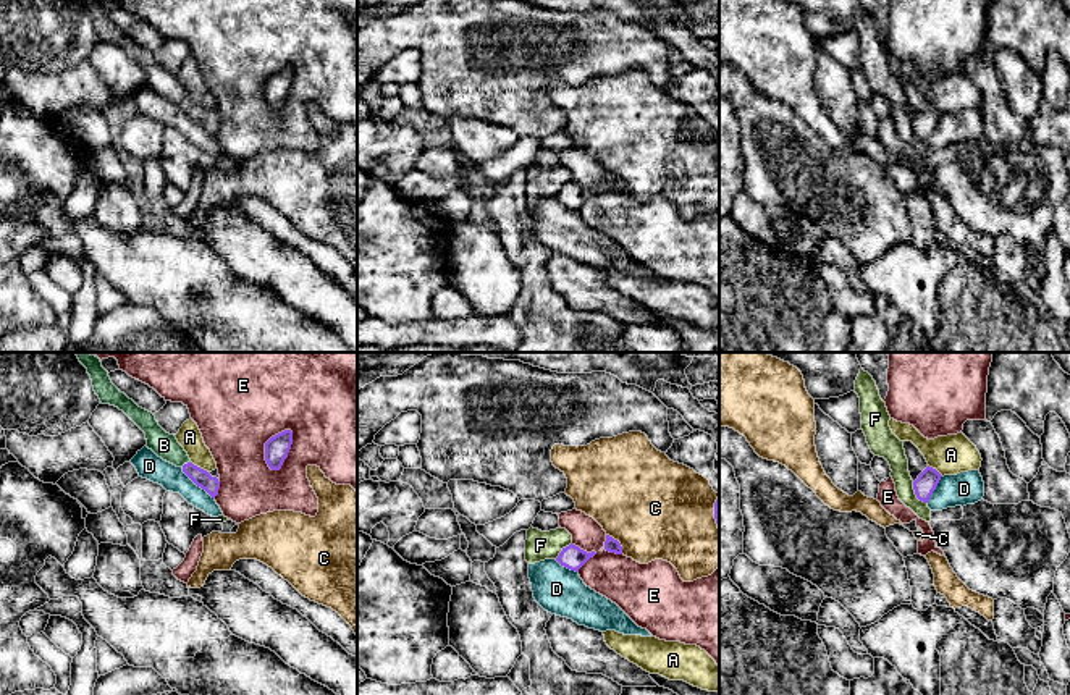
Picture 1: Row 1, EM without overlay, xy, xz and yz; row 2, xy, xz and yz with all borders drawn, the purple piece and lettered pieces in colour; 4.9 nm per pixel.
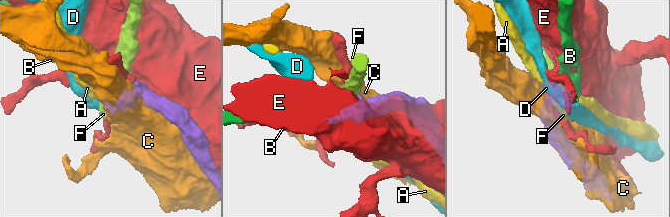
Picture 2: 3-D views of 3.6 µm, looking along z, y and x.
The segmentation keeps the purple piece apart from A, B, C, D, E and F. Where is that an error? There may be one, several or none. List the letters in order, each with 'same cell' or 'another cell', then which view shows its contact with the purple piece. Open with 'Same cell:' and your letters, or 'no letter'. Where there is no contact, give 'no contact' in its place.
Same cell: B
A: another cell; contact in xy
B: same cell; contact in xy
C: another cell; contact in xz
D: another cell; contact in xy
E: another cell; contact in xy
F: another cell; contact in yz

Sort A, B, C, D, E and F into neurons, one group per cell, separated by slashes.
A / B / C / D / E / F

